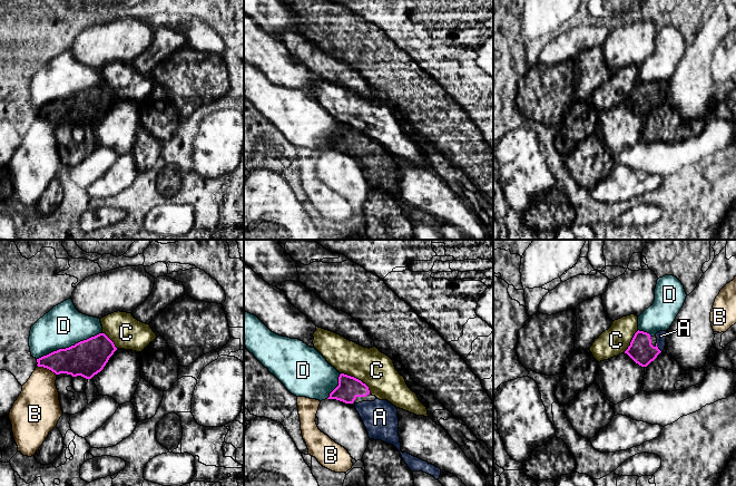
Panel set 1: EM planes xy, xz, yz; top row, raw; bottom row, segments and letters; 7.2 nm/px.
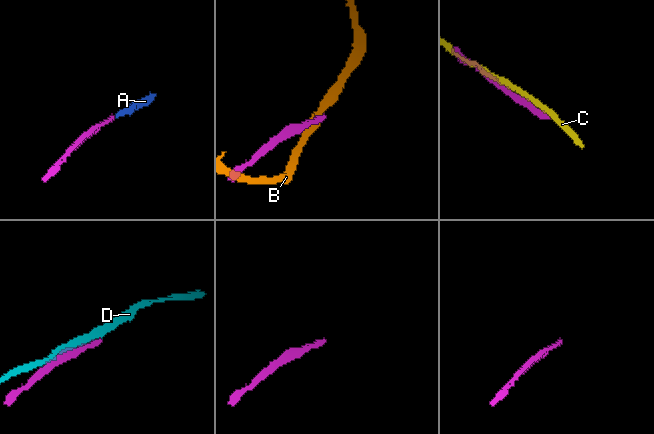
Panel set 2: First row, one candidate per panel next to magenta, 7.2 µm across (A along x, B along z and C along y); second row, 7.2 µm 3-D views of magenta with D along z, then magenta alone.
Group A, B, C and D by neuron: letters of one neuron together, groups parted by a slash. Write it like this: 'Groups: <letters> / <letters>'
Groups: A / B / C / D

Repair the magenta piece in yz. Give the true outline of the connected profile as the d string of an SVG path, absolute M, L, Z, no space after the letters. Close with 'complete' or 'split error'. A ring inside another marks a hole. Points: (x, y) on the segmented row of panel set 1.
M637 331L625 351L636 363L647 367L654 361L660 352L664 352L666 346L667 331L656 333L657 342L651 344L650 334L644 331Z; split error

